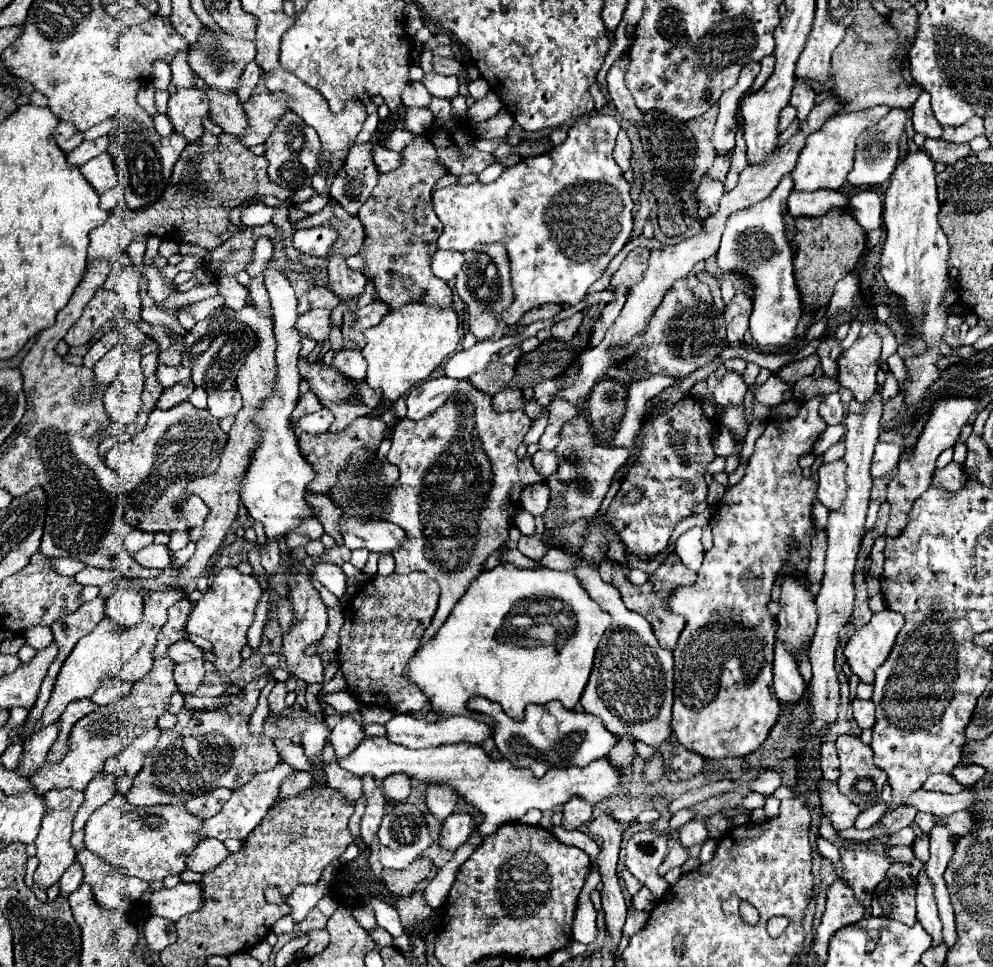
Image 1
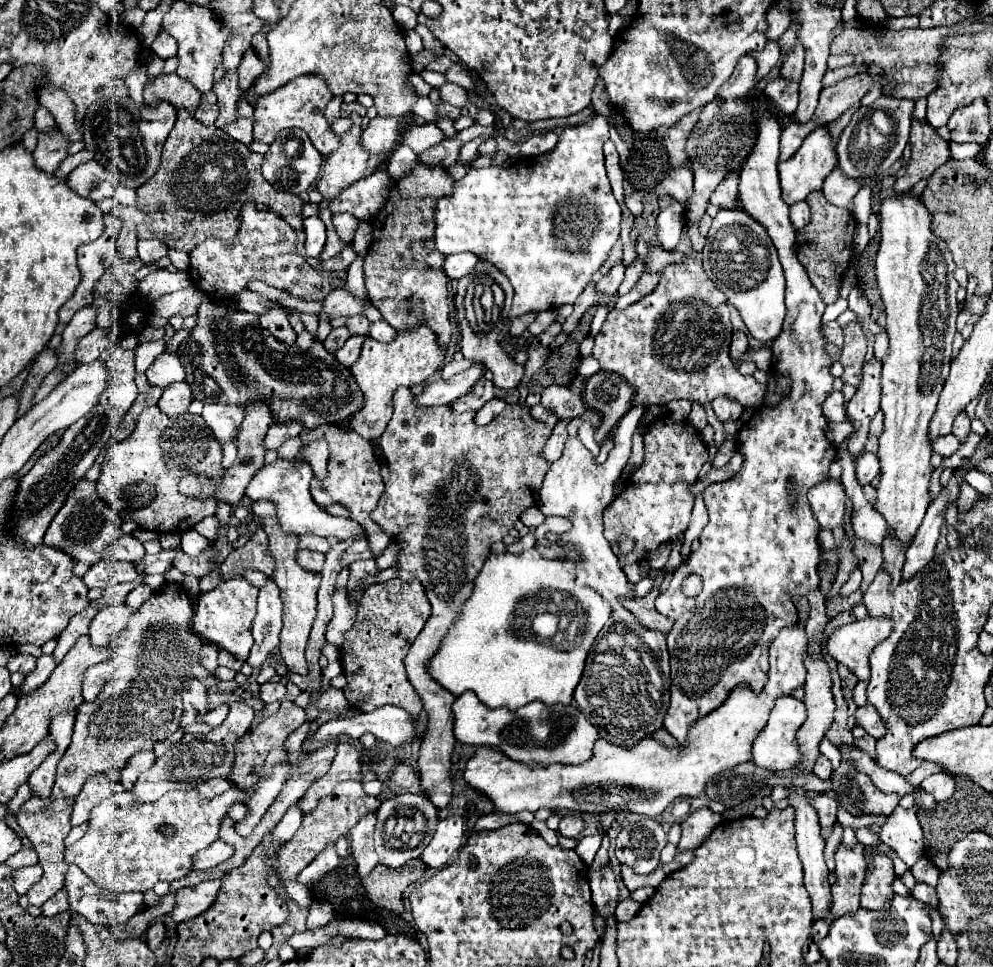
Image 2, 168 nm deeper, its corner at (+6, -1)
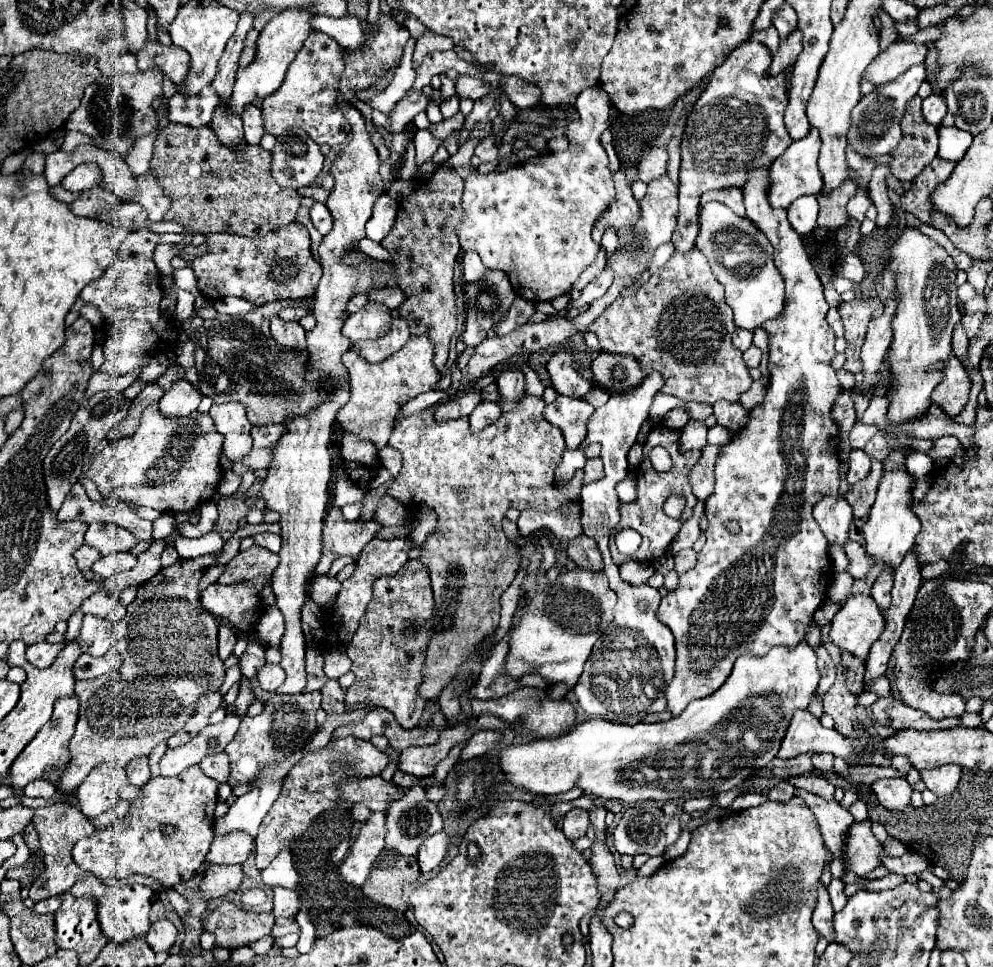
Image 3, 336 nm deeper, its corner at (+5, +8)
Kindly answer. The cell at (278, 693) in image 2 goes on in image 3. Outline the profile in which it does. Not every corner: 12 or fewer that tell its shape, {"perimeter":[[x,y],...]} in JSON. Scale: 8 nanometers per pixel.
{"perimeter":[[265,663],[257,679],[265,691],[275,691],[285,681],[281,665]]}

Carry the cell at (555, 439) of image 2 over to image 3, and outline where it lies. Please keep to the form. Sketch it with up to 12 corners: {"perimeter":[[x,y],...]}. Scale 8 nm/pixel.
{"perimeter":[[565,395],[545,405],[543,417],[577,449],[595,409]]}

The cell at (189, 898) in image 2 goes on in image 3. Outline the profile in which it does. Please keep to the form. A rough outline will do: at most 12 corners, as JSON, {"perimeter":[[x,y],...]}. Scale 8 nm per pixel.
{"perimeter":[[209,865],[201,883],[207,901],[239,889],[241,865]]}

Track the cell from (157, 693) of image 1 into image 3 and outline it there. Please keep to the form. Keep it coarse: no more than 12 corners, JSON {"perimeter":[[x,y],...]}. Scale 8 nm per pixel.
{"perimeter":[[217,555],[139,585],[119,669],[75,681],[71,793],[169,741],[225,679]]}

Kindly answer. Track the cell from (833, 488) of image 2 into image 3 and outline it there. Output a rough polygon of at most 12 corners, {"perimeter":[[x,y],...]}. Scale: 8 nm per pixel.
{"perimeter":[[823,497],[813,509],[829,545],[843,547],[853,521],[843,497]]}

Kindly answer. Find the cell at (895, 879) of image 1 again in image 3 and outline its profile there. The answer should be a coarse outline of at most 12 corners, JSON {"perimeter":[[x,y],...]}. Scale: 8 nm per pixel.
{"perimeter":[[871,821],[847,833],[843,863],[865,877],[879,867],[881,843]]}

